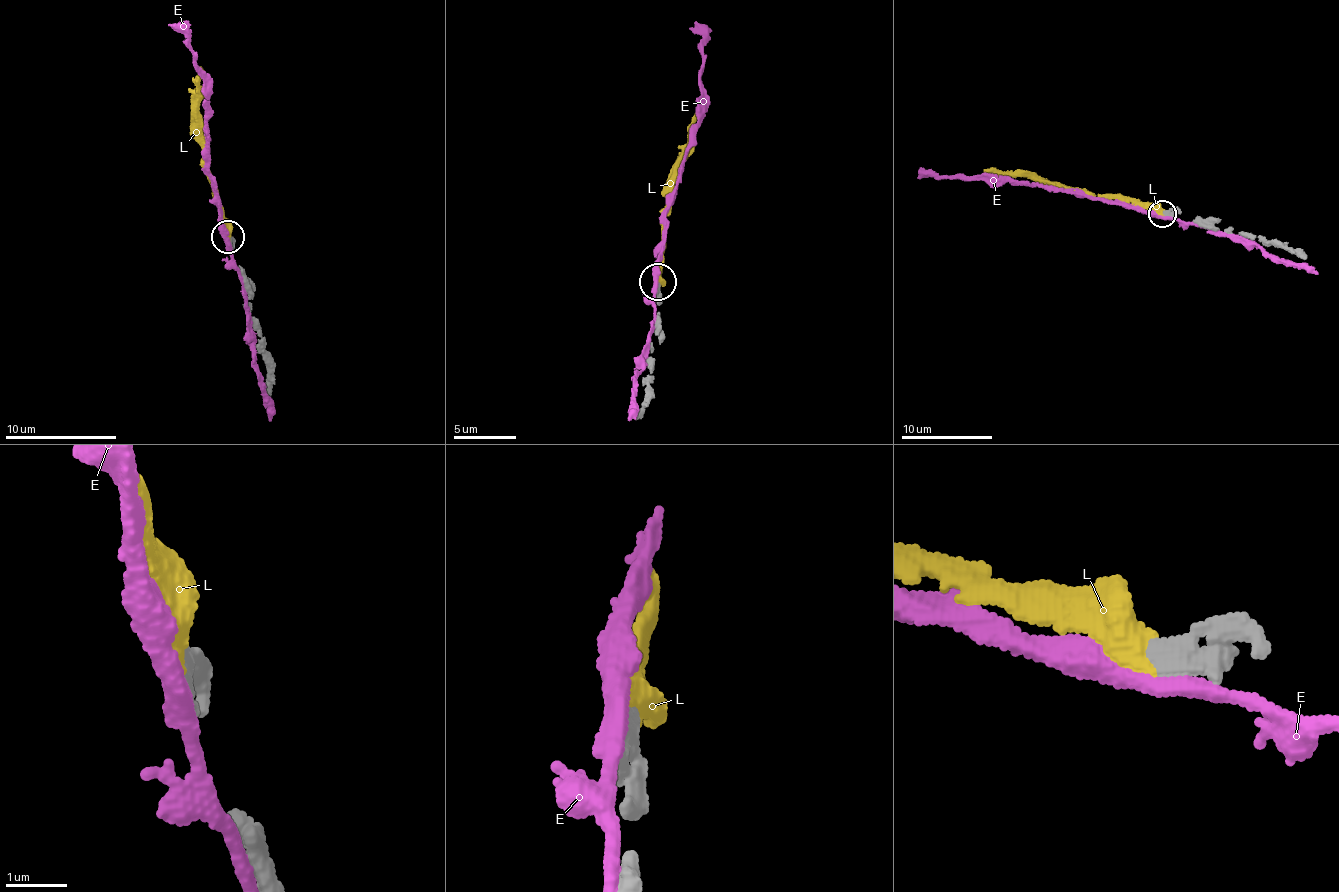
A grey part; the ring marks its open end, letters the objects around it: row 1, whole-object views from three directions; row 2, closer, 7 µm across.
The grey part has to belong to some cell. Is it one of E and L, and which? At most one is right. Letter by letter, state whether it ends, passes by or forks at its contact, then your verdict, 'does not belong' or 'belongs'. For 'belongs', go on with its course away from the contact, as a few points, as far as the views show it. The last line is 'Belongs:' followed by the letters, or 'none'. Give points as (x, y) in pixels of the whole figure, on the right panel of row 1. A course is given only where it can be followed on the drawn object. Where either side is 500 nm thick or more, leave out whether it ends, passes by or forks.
E: does not belong
L: it ends; belongs; course (1164, 213), (1122, 199), (1091, 198), (1024, 174), (999, 176), (984, 170)
Belongs: L

